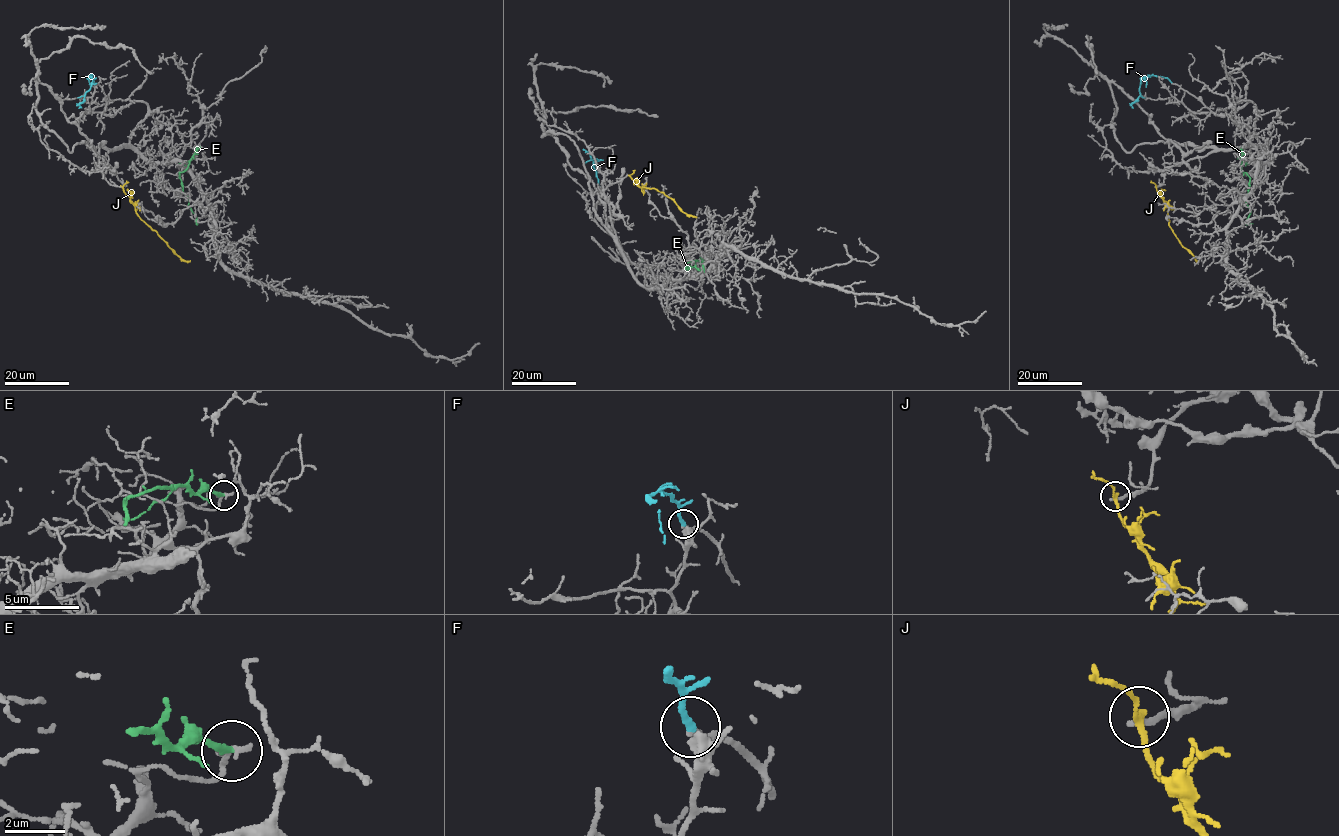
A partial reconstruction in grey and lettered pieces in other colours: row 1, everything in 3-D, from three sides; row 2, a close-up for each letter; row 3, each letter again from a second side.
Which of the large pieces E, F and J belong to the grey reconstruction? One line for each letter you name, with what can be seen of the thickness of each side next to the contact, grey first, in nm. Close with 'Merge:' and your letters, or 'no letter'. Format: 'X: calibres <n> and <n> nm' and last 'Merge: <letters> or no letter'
F: calibres 140 and 220 nm
Merge: F

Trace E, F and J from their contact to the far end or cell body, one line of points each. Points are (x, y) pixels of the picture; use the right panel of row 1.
E: (1243, 147), (1241, 167), (1250, 180), (1246, 198), (1251, 212), (1246, 223), (1252, 224)
F: (1171, 82), (1155, 75), (1142, 77), (1139, 95), (1131, 104), (1133, 108)
J: (1155, 186), (1169, 208), (1169, 226), (1198, 261)

